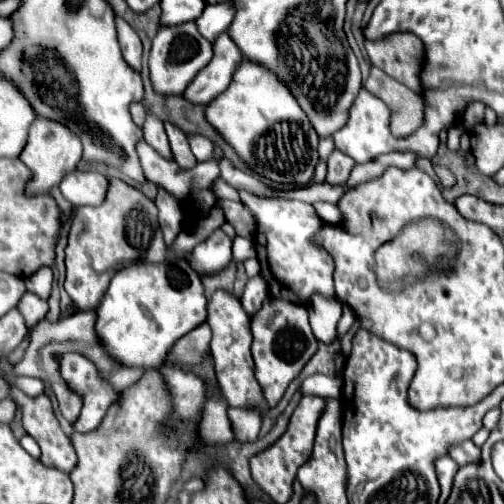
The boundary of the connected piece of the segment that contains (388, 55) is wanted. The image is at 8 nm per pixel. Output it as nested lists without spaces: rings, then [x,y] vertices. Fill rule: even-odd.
[[[407,32],[387,34],[379,40],[365,40],[365,50],[373,66],[383,68],[391,78],[399,80],[407,88],[419,92],[419,56],[423,56],[423,44],[417,36]]]

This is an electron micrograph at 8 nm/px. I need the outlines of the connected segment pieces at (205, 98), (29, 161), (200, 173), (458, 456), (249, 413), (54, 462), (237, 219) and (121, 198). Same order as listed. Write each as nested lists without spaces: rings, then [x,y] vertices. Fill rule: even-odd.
[[[223,32],[215,42],[213,42],[213,58],[211,62],[201,68],[201,72],[193,78],[193,82],[187,86],[183,92],[183,98],[207,106],[215,96],[219,96],[231,82],[231,76],[241,62],[241,52],[233,44],[227,32]]]
[[[35,118],[35,122],[29,126],[29,140],[19,154],[19,160],[29,168],[29,172],[33,172],[29,184],[25,186],[25,196],[49,194],[53,186],[59,186],[65,172],[73,172],[77,168],[77,162],[81,160],[81,140],[63,124]]]
[[[147,142],[137,144],[137,154],[141,158],[145,176],[157,186],[171,192],[181,202],[195,200],[199,190],[209,188],[219,178],[217,160],[201,162],[191,170],[183,170],[177,162],[161,158]]]
[[[463,442],[463,444],[457,444],[449,450],[449,456],[459,464],[459,466],[467,466],[467,464],[477,464],[481,460],[481,450],[471,442]]]
[[[229,408],[228,417],[236,441],[250,443],[258,438],[263,418],[261,412],[255,409]]]
[[[13,388],[11,392],[17,406],[23,410],[23,428],[31,434],[41,446],[41,462],[47,468],[57,468],[61,472],[71,472],[77,464],[77,454],[69,436],[63,434],[59,422],[53,414],[51,400],[45,396],[29,398],[21,390]]]
[[[233,204],[233,208],[223,208],[225,210],[225,216],[227,216],[227,222],[231,222],[237,230],[239,236],[249,236],[251,234],[251,228],[255,230],[255,218],[251,220],[251,214],[243,208],[243,206],[237,206]]]
[[[109,180],[109,192],[101,206],[79,206],[75,212],[69,244],[65,248],[65,292],[79,310],[95,310],[109,288],[119,262],[165,262],[167,254],[167,244],[163,242],[157,224],[155,204],[137,188],[121,180]],[[117,242],[123,244],[119,250]]]

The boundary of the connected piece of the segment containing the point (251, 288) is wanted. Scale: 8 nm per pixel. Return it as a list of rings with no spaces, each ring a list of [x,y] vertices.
[[[261,276],[249,278],[249,282],[245,286],[245,292],[241,296],[241,304],[243,304],[245,312],[249,316],[253,316],[261,308],[265,298],[267,298],[267,284],[265,284],[265,280]]]

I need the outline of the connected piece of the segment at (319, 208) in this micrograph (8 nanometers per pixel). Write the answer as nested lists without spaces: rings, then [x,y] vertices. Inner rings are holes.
[[[315,202],[313,208],[315,208],[315,212],[317,212],[317,216],[319,216],[321,220],[337,222],[337,220],[341,218],[341,212],[337,210],[335,204],[329,204],[329,202]]]

